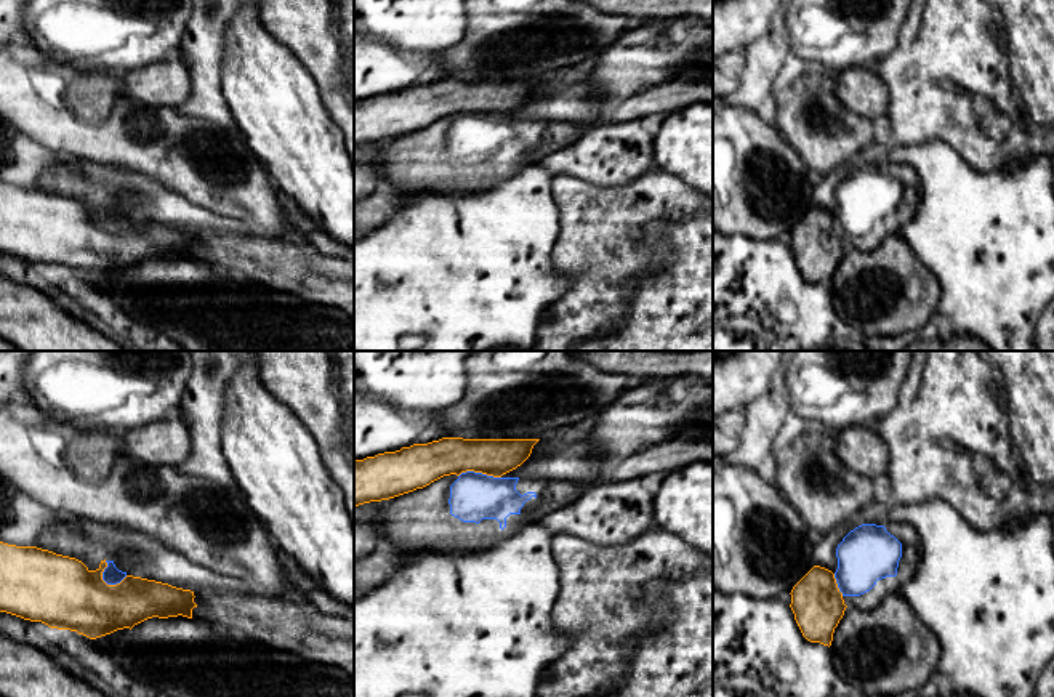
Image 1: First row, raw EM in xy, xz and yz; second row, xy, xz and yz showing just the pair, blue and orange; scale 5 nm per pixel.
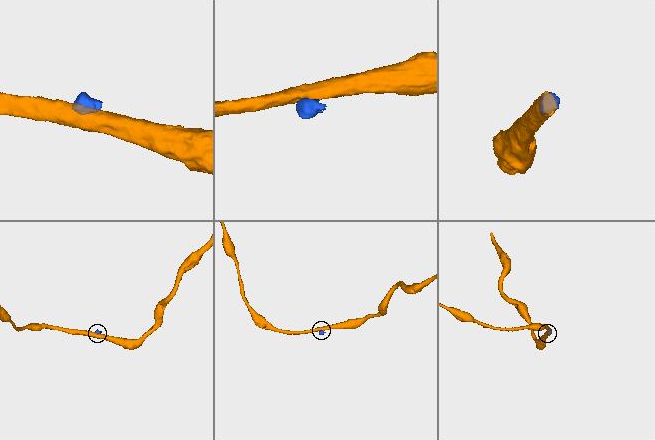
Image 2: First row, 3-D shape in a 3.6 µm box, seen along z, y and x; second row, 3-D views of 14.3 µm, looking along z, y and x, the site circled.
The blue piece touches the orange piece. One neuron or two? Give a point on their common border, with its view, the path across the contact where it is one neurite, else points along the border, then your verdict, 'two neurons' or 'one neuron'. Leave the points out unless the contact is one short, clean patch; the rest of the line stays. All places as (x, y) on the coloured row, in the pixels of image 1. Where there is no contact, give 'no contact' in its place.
meets blue in xy at (106, 582); border along xy (104, 561), (103, 579), (108, 584), (119, 584), (127, 576); two neurons

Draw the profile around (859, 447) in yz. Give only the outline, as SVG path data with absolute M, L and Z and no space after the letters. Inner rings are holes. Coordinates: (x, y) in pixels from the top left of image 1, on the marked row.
M847 426L831 433L831 441L838 458L855 473L871 479L887 473L887 447L875 426Z

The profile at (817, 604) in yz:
M814 566L791 590L791 610L803 636L811 643L831 646L835 628L846 604L835 574Z

